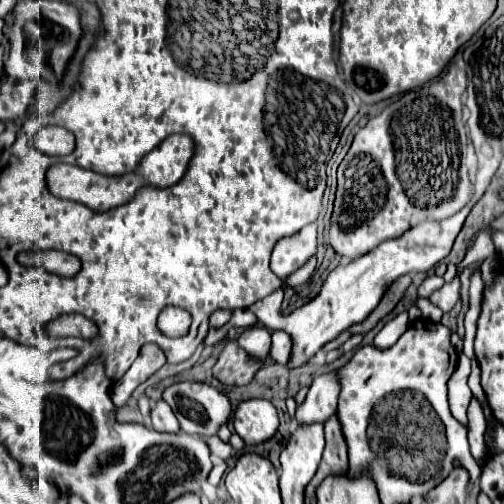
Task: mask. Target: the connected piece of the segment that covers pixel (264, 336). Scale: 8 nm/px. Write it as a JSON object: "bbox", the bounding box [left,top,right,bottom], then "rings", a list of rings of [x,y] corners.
{"bbox":[237,325,271,359],"rings":[[[253,325],[251,329],[245,329],[237,341],[251,357],[257,357],[257,359],[267,357],[271,349],[271,333],[267,331],[267,327],[261,327],[261,325]]]}

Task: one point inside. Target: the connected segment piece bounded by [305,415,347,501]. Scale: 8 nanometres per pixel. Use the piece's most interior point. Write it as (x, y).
(334, 462)

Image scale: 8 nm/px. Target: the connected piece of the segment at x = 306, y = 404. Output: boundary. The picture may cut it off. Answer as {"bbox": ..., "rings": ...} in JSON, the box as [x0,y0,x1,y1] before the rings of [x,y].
{"bbox":[295,373,339,425],"rings":[[[335,373],[315,377],[305,401],[297,405],[295,421],[299,425],[325,423],[327,417],[331,417],[337,411],[337,395],[339,395],[339,383]]]}

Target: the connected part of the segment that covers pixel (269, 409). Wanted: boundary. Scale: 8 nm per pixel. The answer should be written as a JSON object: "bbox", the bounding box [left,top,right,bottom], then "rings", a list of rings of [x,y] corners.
{"bbox":[233,399,279,445],"rings":[[[247,399],[241,401],[233,415],[235,433],[247,443],[257,445],[275,435],[279,427],[277,409],[271,401],[265,399]]]}

